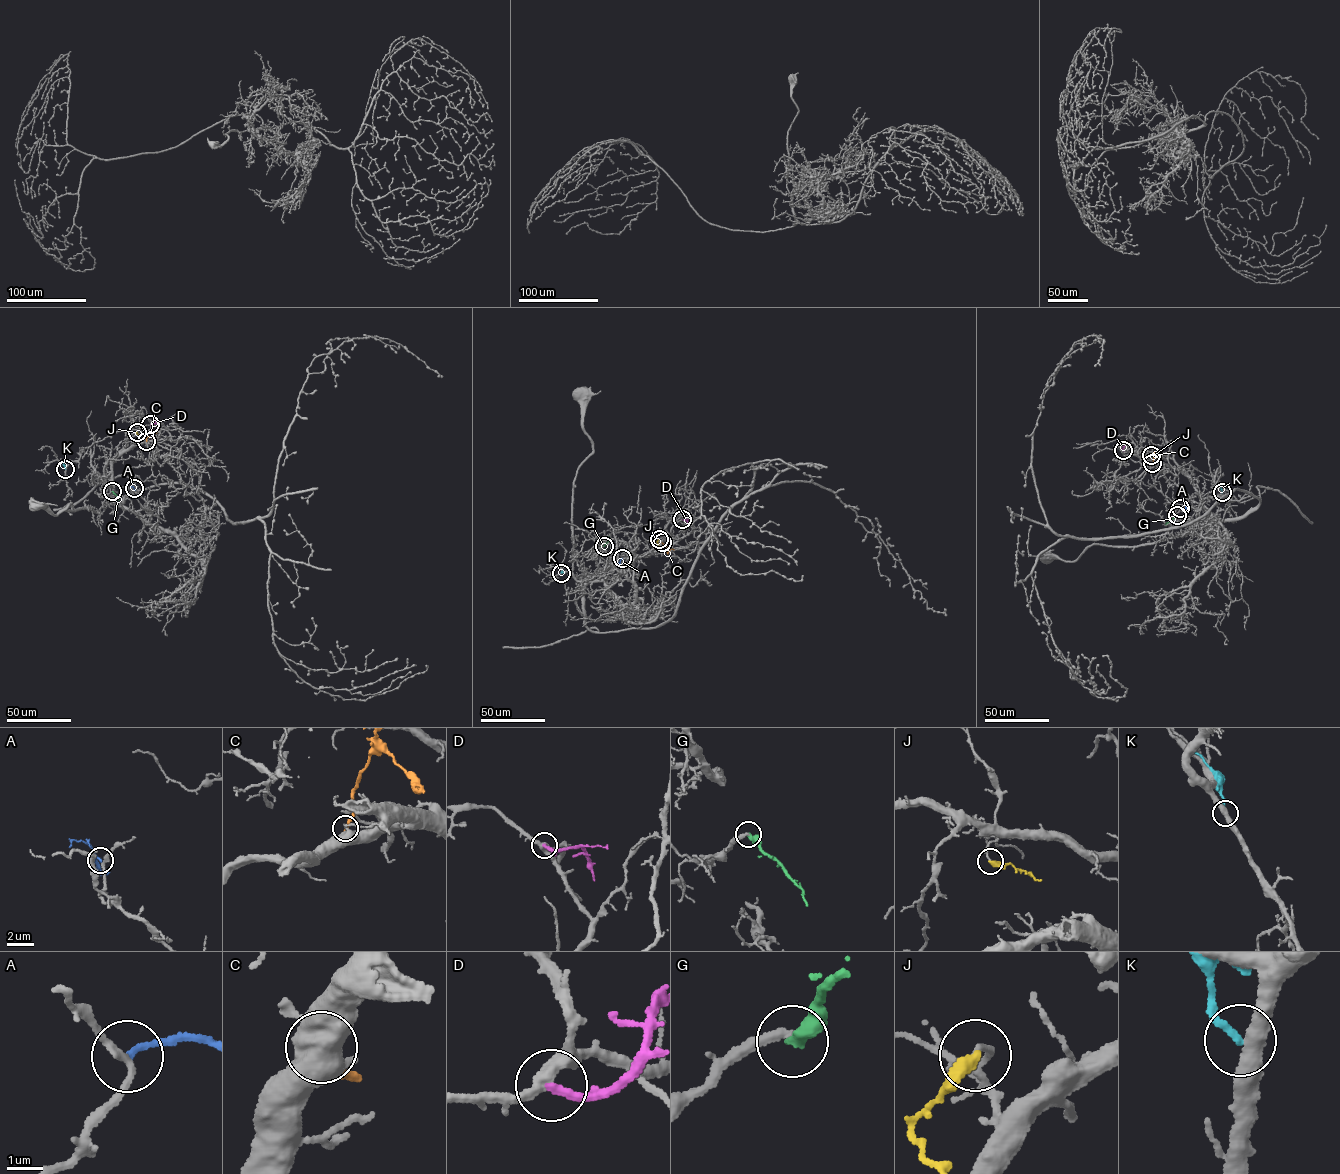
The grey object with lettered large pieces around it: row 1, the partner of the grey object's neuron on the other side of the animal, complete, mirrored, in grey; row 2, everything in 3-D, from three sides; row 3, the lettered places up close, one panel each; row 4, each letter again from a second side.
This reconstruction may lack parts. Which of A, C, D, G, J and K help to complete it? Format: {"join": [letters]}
{"join": []}

